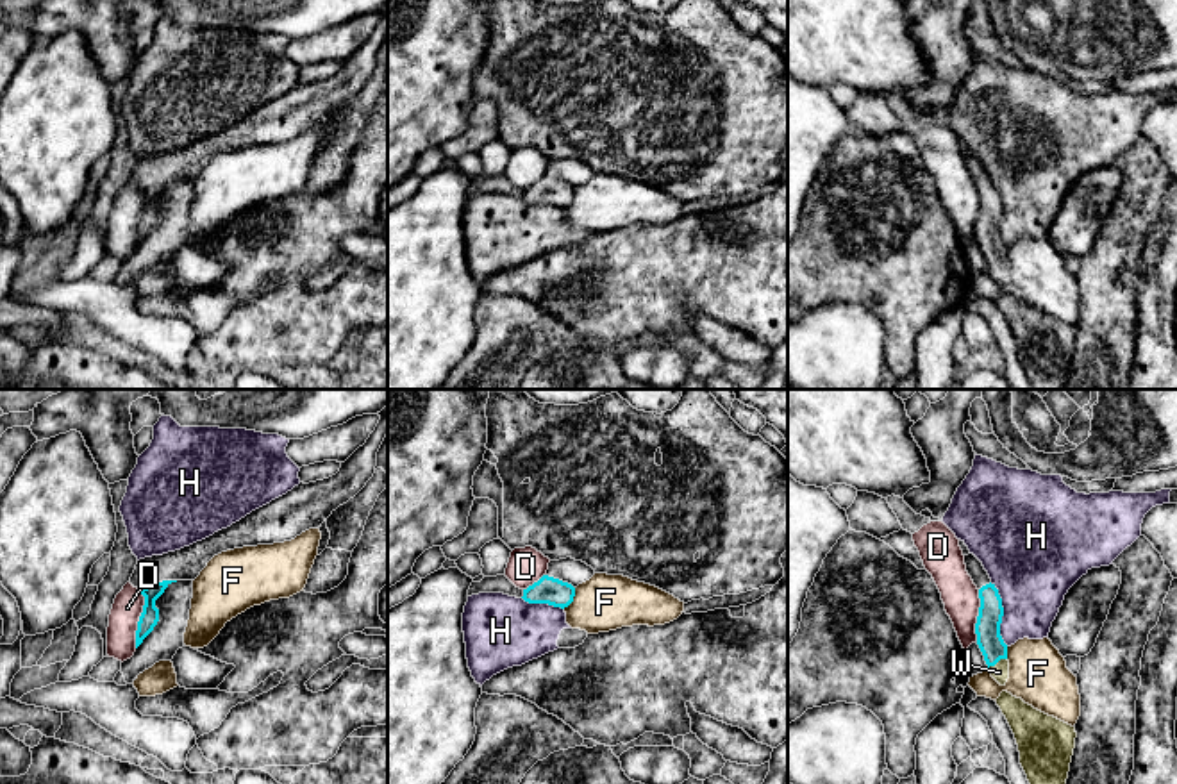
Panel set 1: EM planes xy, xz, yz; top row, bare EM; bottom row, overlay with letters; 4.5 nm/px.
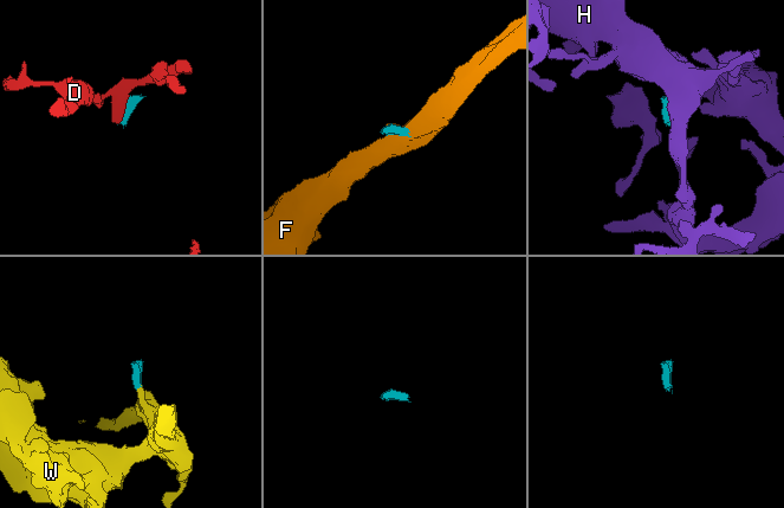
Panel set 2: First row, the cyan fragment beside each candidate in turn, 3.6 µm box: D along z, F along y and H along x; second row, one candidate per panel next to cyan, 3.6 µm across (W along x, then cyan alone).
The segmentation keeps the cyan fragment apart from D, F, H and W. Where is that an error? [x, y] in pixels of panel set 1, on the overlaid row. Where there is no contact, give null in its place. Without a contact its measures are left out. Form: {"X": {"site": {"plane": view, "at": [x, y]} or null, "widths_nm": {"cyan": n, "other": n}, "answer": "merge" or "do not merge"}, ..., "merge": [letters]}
{"D": {"site": {"plane": "xy", "at": [140, 618]}, "widths_nm": {"cyan": 90, "other": 140}, "answer": "do not merge"}, "F": {"site": {"plane": "xz", "at": [572, 599]}, "widths_nm": {"cyan": 120, "other": 260}, "answer": "do not merge"}, "H": {"site": {"plane": "yz", "at": [1002, 615]}, "widths_nm": {"cyan": 120, "other": 380}, "answer": "do not merge"}, "W": {"site": {"plane": "yz", "at": [997, 661]}, "widths_nm": {"cyan": 120, "other": 80}, "answer": "merge"}, "merge": ["W"]}

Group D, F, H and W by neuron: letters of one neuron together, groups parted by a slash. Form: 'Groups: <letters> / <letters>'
Groups: D / F / H / W

